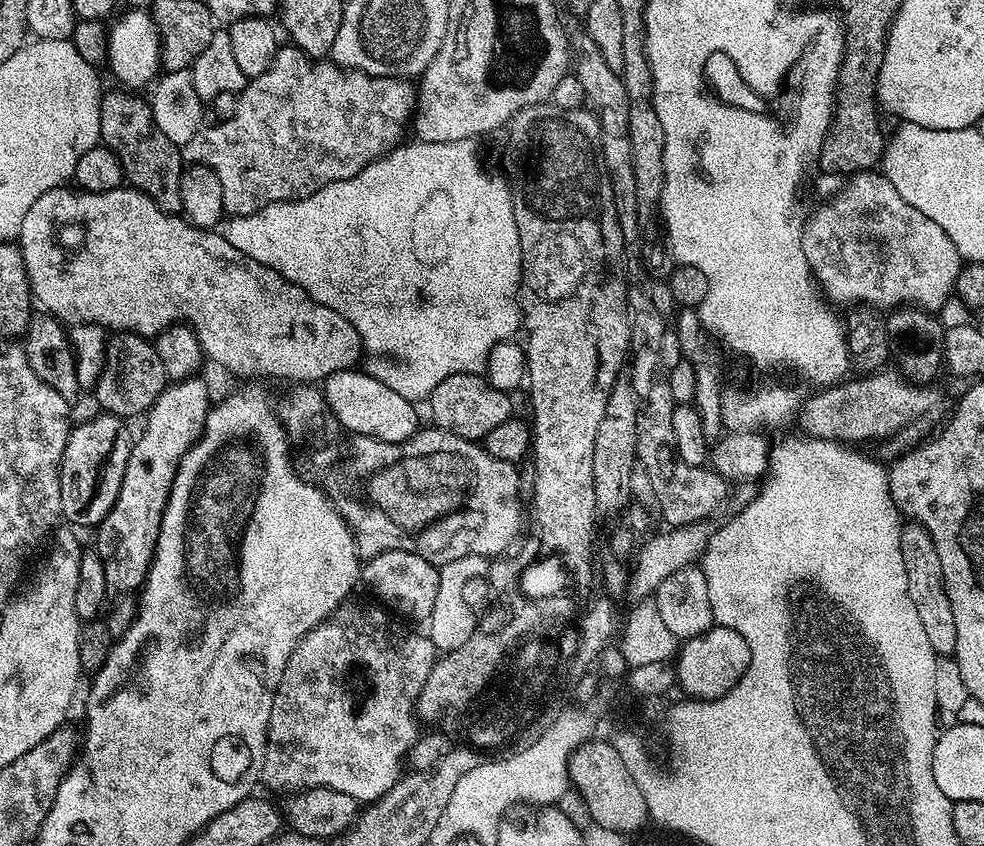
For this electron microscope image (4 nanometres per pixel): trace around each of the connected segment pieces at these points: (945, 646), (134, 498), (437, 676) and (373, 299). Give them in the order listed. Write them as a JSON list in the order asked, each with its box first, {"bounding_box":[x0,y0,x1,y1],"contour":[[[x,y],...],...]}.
[{"bounding_box":[900,522,958,657],"contour":[[[908,522],[901,527],[900,545],[902,562],[906,562],[906,586],[910,590],[910,602],[918,609],[918,618],[922,621],[922,630],[937,657],[951,657],[954,653],[954,641],[958,633],[954,627],[954,610],[950,610],[950,598],[944,589],[942,562],[938,562],[938,552],[928,532],[922,525]]]},{"bounding_box":[94,378,210,593],"contour":[[[189,378],[169,383],[162,390],[152,408],[143,417],[144,429],[135,437],[130,458],[126,462],[126,474],[122,474],[122,490],[118,500],[94,529],[94,551],[102,558],[102,570],[106,570],[106,586],[109,593],[132,592],[148,577],[152,555],[158,542],[160,523],[180,460],[204,433],[210,399],[208,384],[201,378]]]},{"bounding_box":[416,631,504,720],"contour":[[[477,631],[467,639],[466,644],[437,657],[434,667],[431,668],[426,685],[422,688],[422,694],[416,700],[417,717],[421,720],[434,720],[450,708],[464,706],[477,697],[481,697],[485,691],[482,684],[498,664],[502,656],[504,638],[502,636],[481,636]]]},{"bounding_box":[218,139,524,378],"contour":[[[475,139],[458,142],[419,142],[401,143],[391,152],[387,152],[381,160],[375,160],[366,166],[354,178],[346,178],[342,182],[330,182],[322,186],[314,194],[301,200],[283,200],[277,204],[266,206],[249,216],[228,216],[225,224],[218,228],[222,238],[234,246],[246,258],[282,274],[290,282],[294,282],[314,302],[322,302],[322,306],[330,306],[330,310],[338,310],[342,318],[346,318],[358,330],[363,351],[371,348],[424,348],[428,354],[428,362],[446,362],[446,378],[450,374],[463,372],[483,373],[488,366],[494,346],[509,343],[512,336],[522,328],[520,310],[520,275],[524,273],[522,250],[518,242],[518,222],[514,222],[514,206],[512,205],[512,189],[507,179],[491,176],[480,161],[480,148]]]}]

